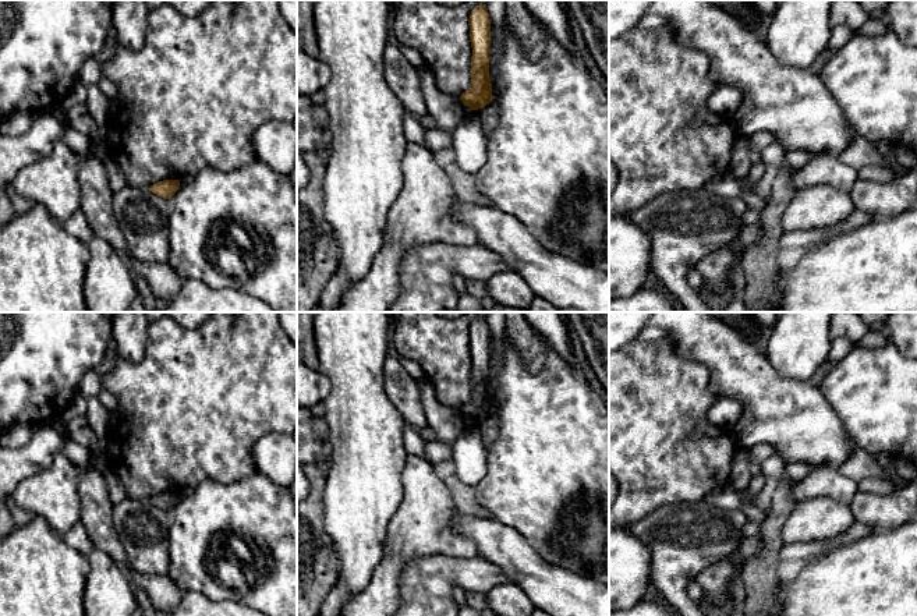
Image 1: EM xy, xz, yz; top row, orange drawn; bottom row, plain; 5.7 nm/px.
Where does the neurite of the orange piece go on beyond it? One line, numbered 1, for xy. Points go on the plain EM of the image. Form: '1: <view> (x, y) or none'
1: none

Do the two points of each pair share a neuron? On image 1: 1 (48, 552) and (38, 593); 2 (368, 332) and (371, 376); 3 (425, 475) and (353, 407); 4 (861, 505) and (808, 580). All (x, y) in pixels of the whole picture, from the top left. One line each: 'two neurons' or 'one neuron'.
1: one neuron
2: one neuron
3: two neurons
4: two neurons

